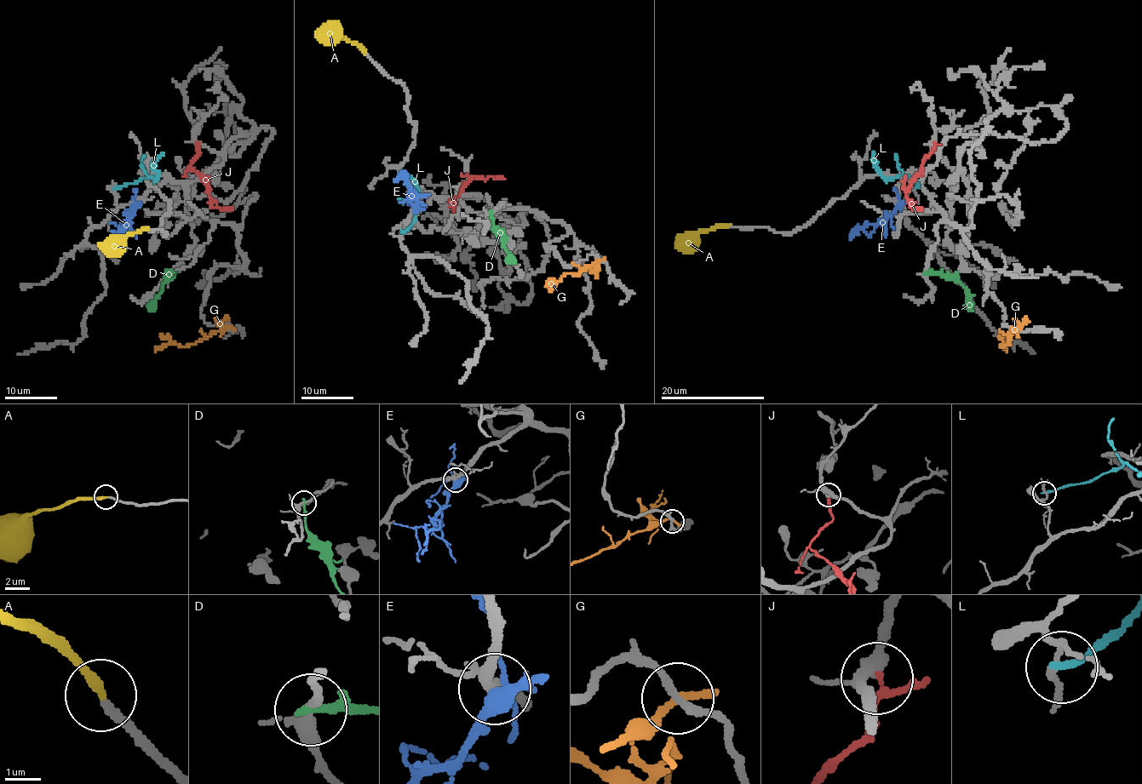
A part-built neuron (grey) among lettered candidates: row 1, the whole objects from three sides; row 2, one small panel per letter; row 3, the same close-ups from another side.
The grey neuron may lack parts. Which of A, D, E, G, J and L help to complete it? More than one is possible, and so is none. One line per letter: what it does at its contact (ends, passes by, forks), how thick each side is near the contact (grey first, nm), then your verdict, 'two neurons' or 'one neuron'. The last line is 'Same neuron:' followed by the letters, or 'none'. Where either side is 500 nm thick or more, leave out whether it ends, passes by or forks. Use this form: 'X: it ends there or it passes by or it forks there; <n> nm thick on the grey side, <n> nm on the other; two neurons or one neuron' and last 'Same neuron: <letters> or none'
A: it ends there; 200 nm thick on the grey side, 280 nm on the other; one neuron
D: it ends there; 220 nm thick on the grey side, 240 nm on the other; two neurons
E: it forks there; 240 nm thick on the grey side, 340 nm on the other; two neurons
G: it ends there; 220 nm thick on the grey side, 280 nm on the other; two neurons
J: it passes by; 320 nm thick on the grey side, 180 nm on the other; two neurons
L: it ends there; 160 nm thick on the grey side, 190 nm on the other; two neurons
Same neuron: A

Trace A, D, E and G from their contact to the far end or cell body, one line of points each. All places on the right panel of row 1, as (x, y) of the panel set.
A: (728, 225), (688, 234), (679, 242)
D: (926, 272), (955, 278), (965, 288), (971, 310)
E: (898, 203), (898, 207), (878, 222), (869, 224), (855, 232), (857, 228)
G: (1012, 329), (1009, 344), (1001, 346), (1003, 344), (1006, 351)

